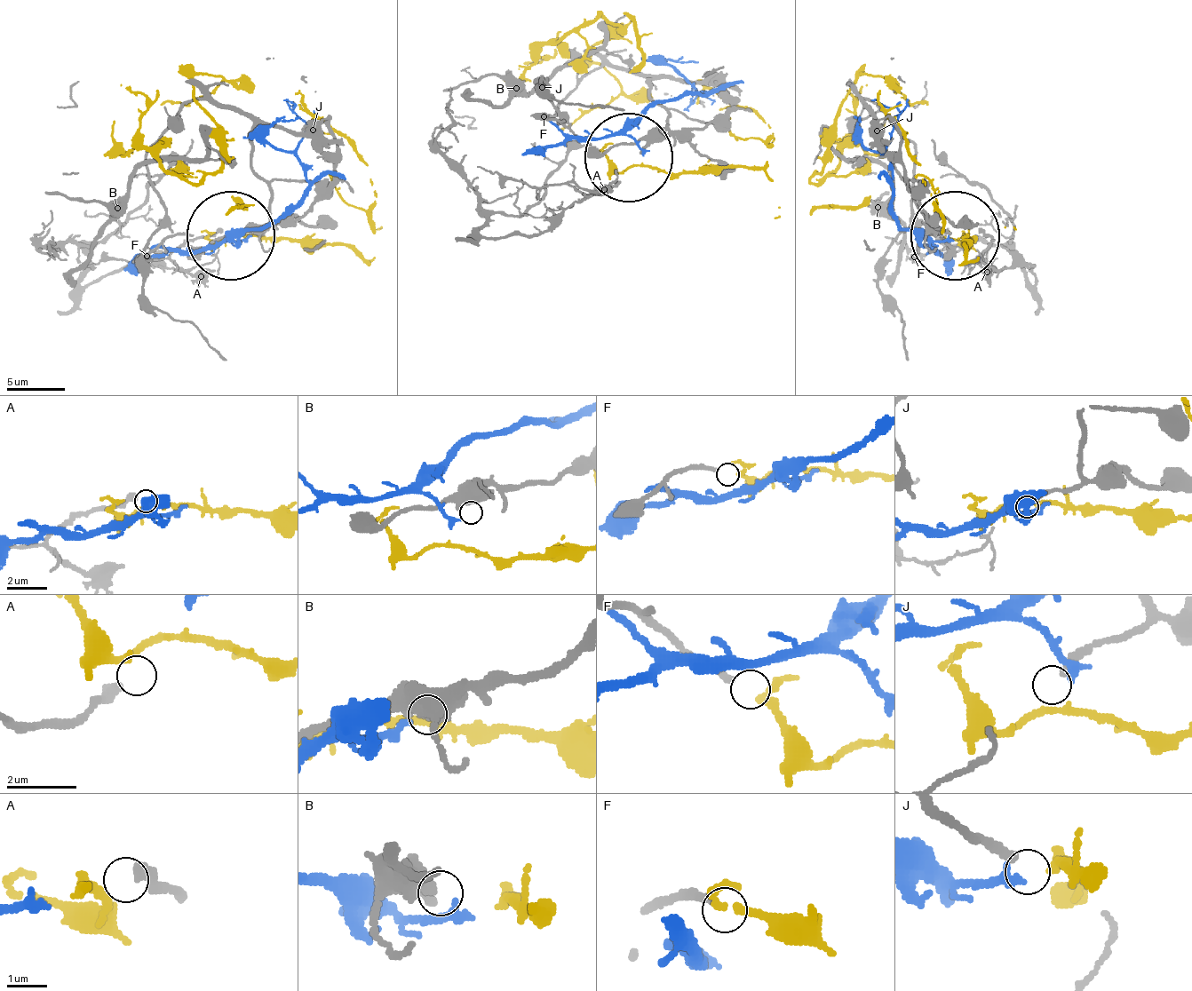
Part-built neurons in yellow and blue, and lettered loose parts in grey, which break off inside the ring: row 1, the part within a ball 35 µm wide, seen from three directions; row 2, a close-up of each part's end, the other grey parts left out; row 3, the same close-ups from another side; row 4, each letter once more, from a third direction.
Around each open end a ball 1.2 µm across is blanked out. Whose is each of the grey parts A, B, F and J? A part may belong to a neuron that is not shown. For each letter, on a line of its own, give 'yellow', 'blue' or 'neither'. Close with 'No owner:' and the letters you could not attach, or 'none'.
A: neither
B: neither
F: yellow
J: neither
No owner: A, B, J

